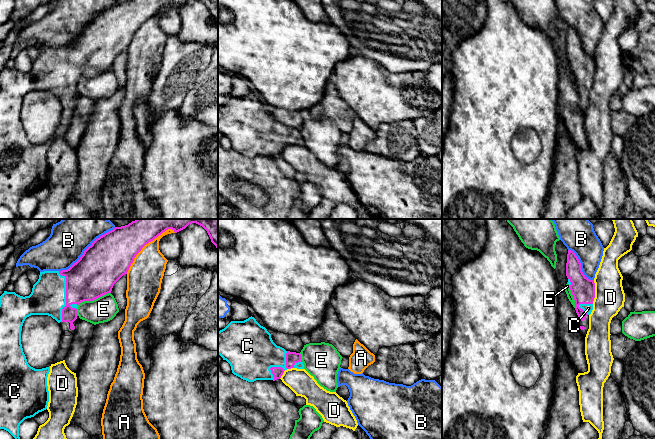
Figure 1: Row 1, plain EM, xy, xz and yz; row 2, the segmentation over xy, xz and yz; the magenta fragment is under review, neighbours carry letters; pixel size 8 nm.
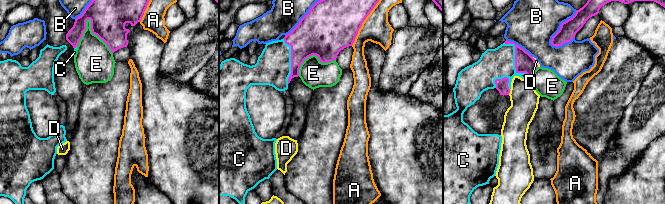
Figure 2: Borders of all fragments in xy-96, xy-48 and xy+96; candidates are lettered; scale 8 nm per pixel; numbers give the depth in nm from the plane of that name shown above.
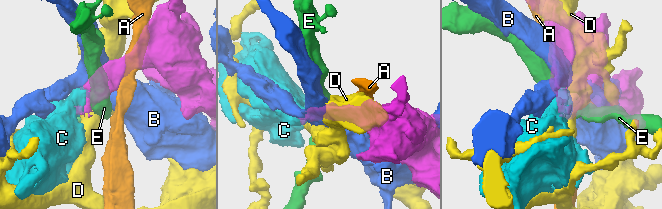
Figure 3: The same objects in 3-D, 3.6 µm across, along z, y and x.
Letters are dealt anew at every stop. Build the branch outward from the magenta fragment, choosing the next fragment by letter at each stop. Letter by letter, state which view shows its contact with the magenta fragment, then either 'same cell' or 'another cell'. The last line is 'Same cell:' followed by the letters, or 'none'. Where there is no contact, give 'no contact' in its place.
A: meets magenta in xy; another cell
B: meets magenta in xy; another cell
C: meets magenta in xy; same cell
D: meets magenta in yz; another cell
E: meets magenta in xy; another cell
Same cell: C

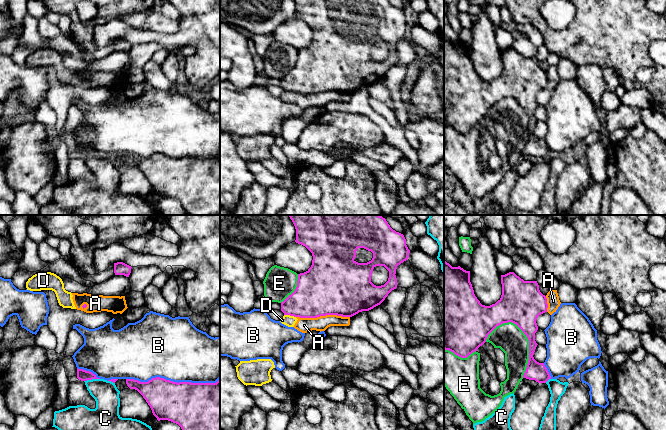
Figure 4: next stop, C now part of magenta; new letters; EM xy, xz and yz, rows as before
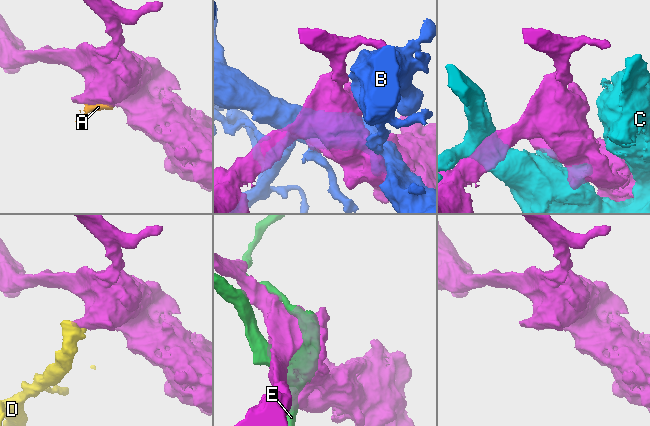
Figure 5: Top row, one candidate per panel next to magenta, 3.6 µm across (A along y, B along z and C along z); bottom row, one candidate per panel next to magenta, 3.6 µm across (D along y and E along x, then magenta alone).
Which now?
A: meets magenta in xz; another cell
B: meets magenta in xy; another cell
C: meets magenta in xy; another cell
D: meets magenta in xz; another cell
E: meets magenta in yz; another cell
Same cell: none

